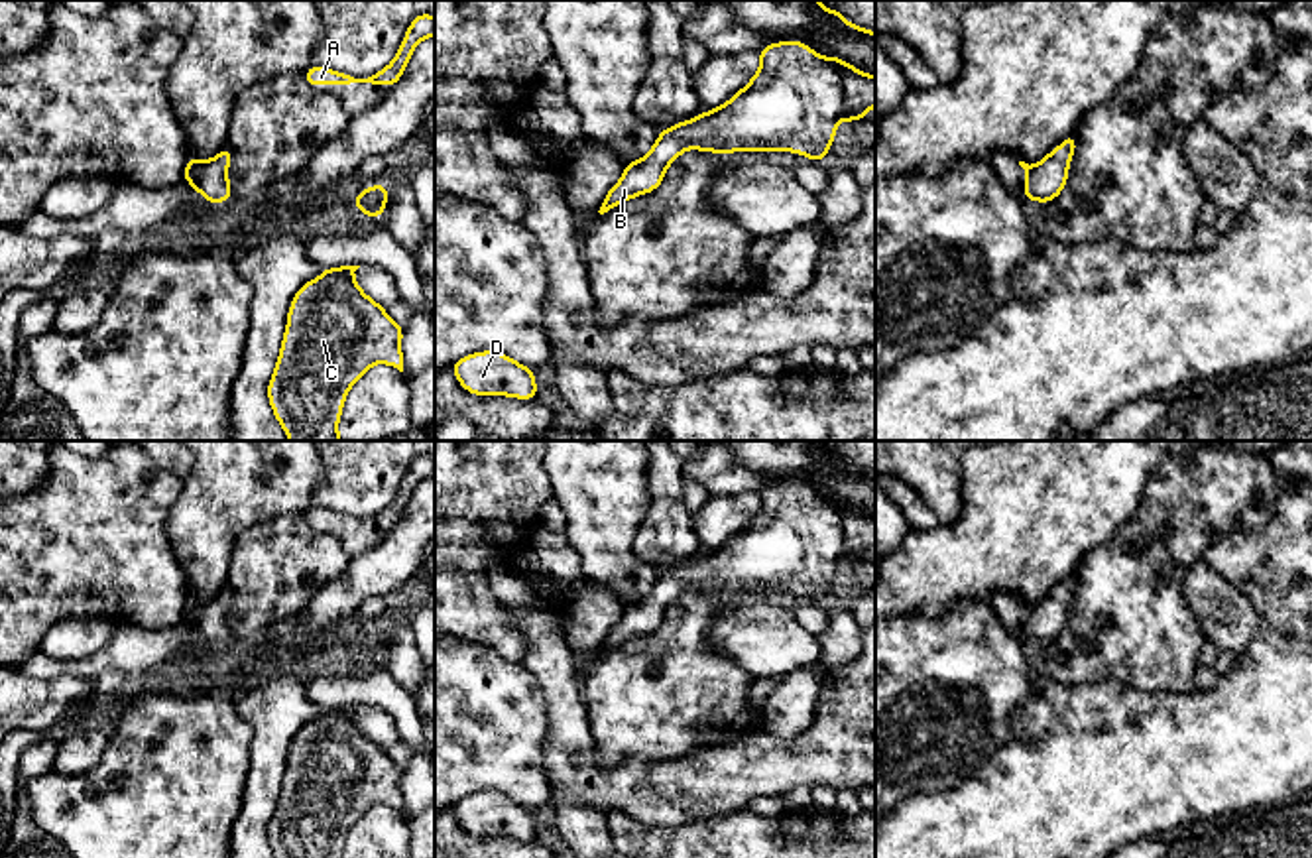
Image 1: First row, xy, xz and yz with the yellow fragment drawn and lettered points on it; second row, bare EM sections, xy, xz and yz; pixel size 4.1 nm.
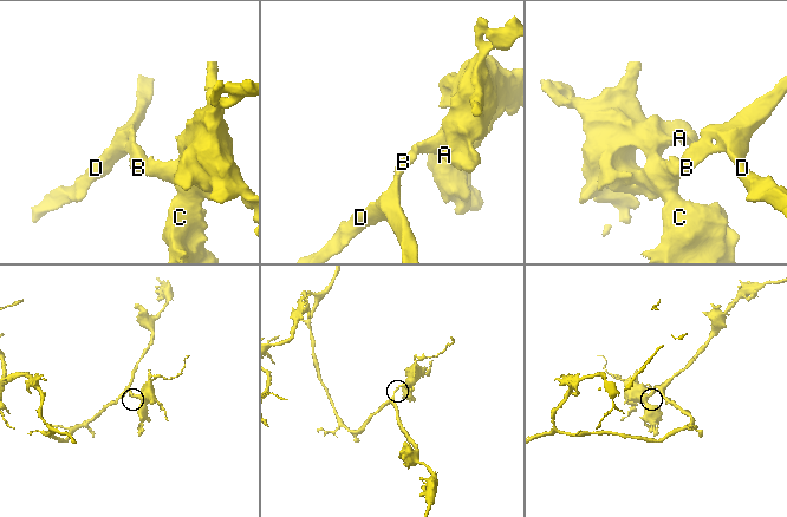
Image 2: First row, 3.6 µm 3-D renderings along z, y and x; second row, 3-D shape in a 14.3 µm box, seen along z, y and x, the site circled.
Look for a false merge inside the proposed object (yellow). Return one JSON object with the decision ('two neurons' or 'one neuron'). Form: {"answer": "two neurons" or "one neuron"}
{"answer": "one neuron"}

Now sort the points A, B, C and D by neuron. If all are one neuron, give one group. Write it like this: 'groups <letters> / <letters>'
groups A B C D

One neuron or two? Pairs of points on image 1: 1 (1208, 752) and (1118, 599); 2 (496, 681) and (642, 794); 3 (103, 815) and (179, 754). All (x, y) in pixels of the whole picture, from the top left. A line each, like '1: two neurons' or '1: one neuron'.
1: two neurons
2: two neurons
3: one neuron

